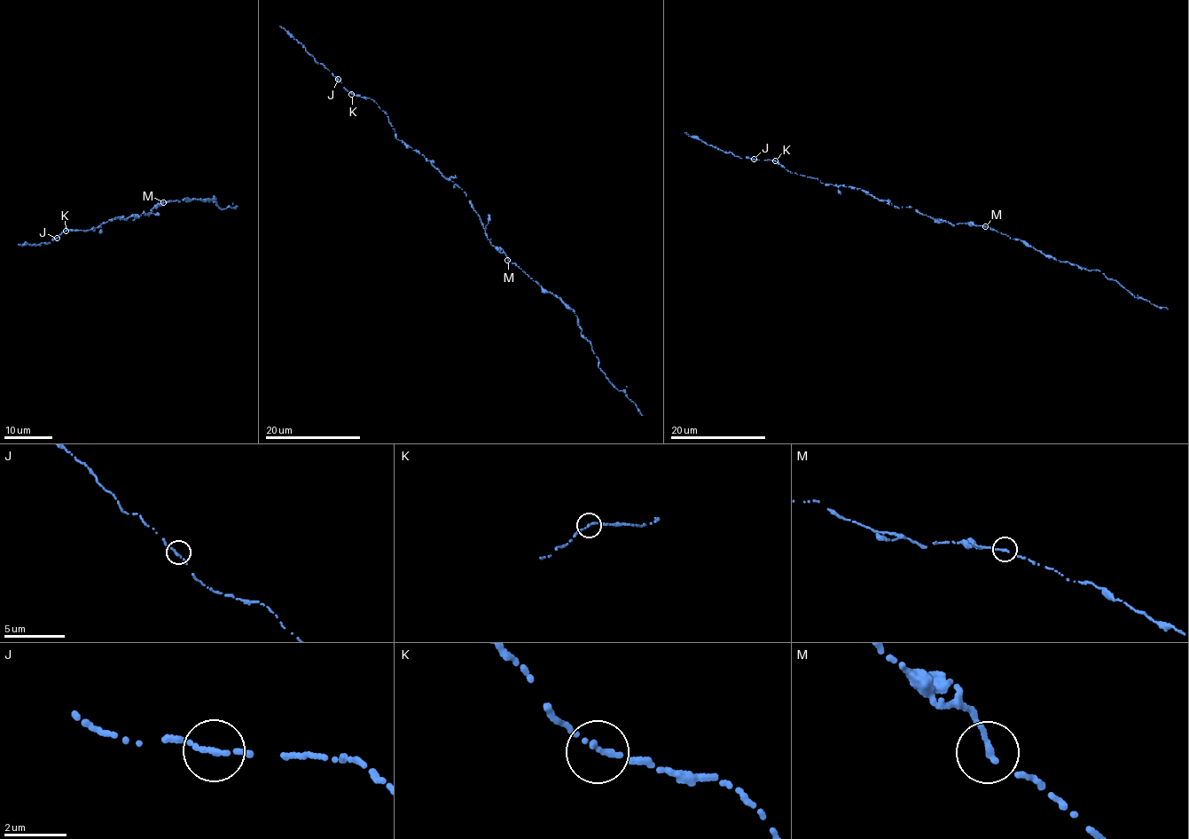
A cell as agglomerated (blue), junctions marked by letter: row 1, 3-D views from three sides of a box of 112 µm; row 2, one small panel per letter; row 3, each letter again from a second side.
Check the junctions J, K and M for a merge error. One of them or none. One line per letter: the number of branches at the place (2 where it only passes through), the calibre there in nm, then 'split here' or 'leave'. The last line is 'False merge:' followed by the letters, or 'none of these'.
J: branches 2; calibre 170 nm; leave
K: branches 2; calibre 160 nm; leave
M: branches 2; calibre 160 nm; leave
False merge: none of these

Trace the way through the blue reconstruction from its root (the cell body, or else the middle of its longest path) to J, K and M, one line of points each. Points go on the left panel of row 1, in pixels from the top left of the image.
J: (145, 214), (115, 217), (94, 230), (67, 230), (57, 238)
K: (145, 214), (143, 212), (139, 217), (125, 220), (115, 217), (94, 230), (93, 227), (86, 231), (66, 231)
M: (145, 214), (148, 215), (151, 209), (163, 201)

